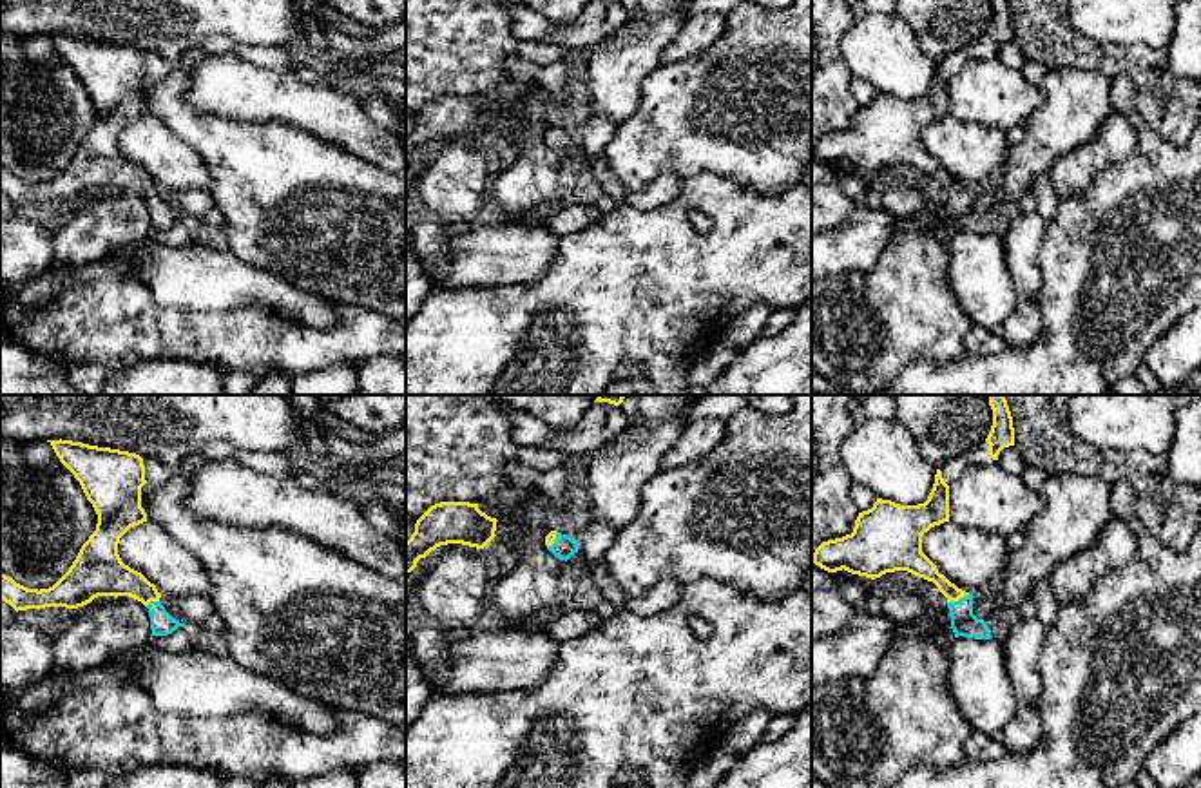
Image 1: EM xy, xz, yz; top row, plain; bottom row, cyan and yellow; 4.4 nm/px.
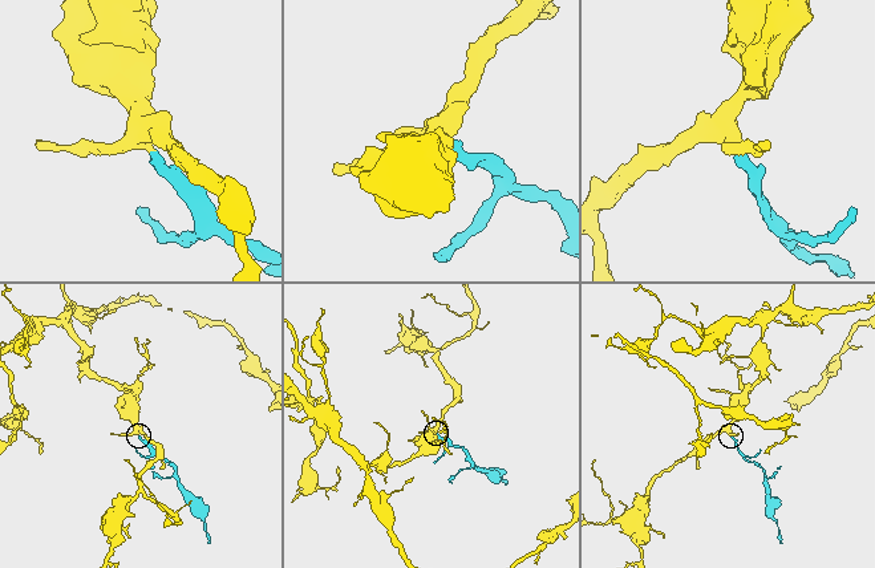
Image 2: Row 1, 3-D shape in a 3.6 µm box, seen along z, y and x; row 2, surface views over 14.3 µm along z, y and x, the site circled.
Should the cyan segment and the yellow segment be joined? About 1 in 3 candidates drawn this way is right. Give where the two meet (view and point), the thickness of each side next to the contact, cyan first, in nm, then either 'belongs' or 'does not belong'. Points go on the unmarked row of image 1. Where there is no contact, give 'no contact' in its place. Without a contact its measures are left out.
yz (960, 192) | 110/100 nm | belongs

